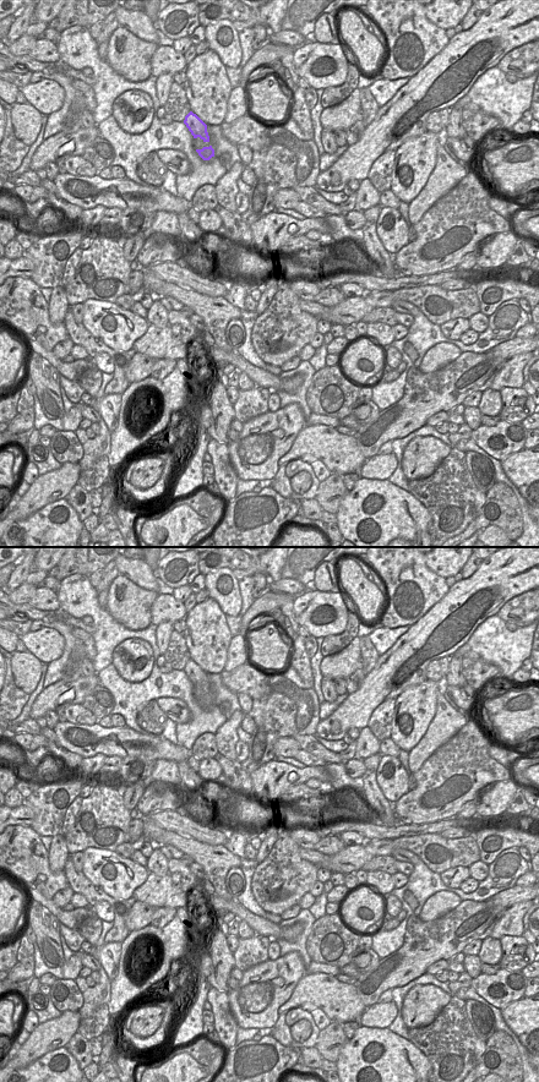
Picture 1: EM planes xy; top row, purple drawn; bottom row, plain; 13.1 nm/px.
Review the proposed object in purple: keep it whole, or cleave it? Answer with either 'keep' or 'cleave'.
keep

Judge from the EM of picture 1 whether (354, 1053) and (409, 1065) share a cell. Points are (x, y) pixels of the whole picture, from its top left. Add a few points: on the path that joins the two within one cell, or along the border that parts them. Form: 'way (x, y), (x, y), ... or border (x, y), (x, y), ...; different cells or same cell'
way (368, 1063), (396, 1063); same cell

